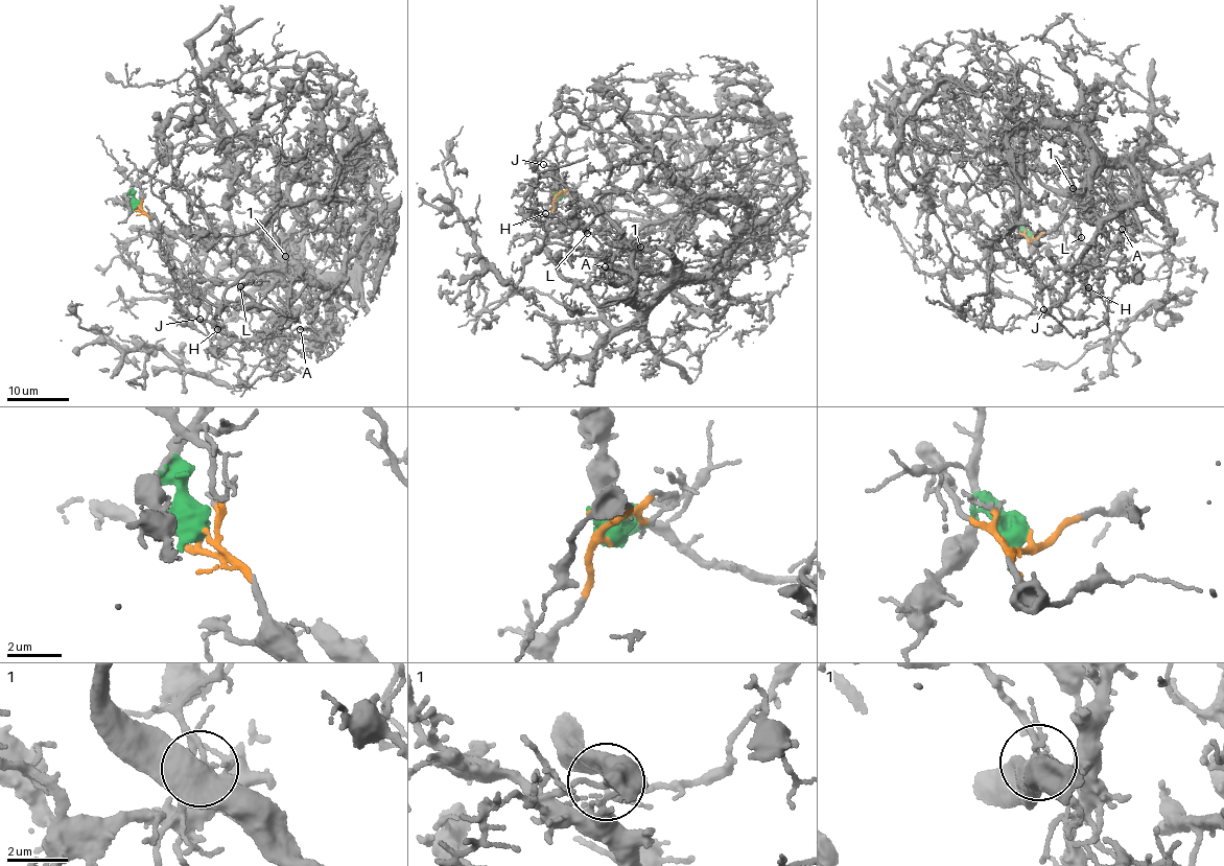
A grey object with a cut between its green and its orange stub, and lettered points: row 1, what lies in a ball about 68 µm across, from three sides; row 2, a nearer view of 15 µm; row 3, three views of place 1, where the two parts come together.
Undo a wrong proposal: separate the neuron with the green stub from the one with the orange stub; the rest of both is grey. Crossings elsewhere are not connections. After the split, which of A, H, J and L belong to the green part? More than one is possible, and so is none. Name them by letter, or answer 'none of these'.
A, H, L

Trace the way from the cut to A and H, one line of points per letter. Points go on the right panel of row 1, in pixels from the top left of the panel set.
A: (1031, 236), (998, 129), (985, 135), (1057, 192), (1078, 193), (1107, 167), (1126, 166), (1137, 196), (1122, 229)
H: (1031, 236), (1004, 138), (985, 135), (1057, 192), (1145, 161), (1121, 230), (1089, 259), (1099, 295), (1088, 287)

